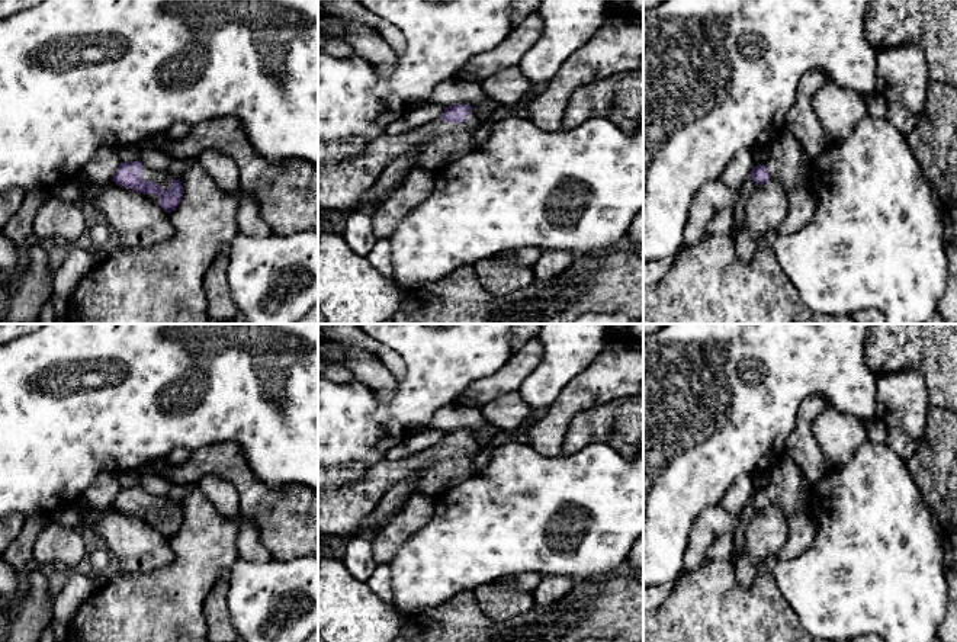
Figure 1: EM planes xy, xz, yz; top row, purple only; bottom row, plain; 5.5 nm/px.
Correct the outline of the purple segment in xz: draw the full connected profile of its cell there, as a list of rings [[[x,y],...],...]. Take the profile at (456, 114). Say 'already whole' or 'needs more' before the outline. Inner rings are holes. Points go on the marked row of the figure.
needs more; [[[468,105],[444,107],[441,118],[437,121],[431,121],[421,128],[415,128],[398,137],[391,137],[385,132],[376,139],[365,142],[365,150],[362,154],[324,164],[318,168],[318,209],[321,212],[337,211],[344,215],[357,211],[362,196],[373,187],[385,168],[395,158],[404,154],[415,155],[415,168],[436,173],[473,151],[475,129],[491,121],[491,118],[482,119],[472,109],[473,107]]]

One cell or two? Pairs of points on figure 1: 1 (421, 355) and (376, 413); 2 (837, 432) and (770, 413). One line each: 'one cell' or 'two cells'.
1: one cell
2: two cells

